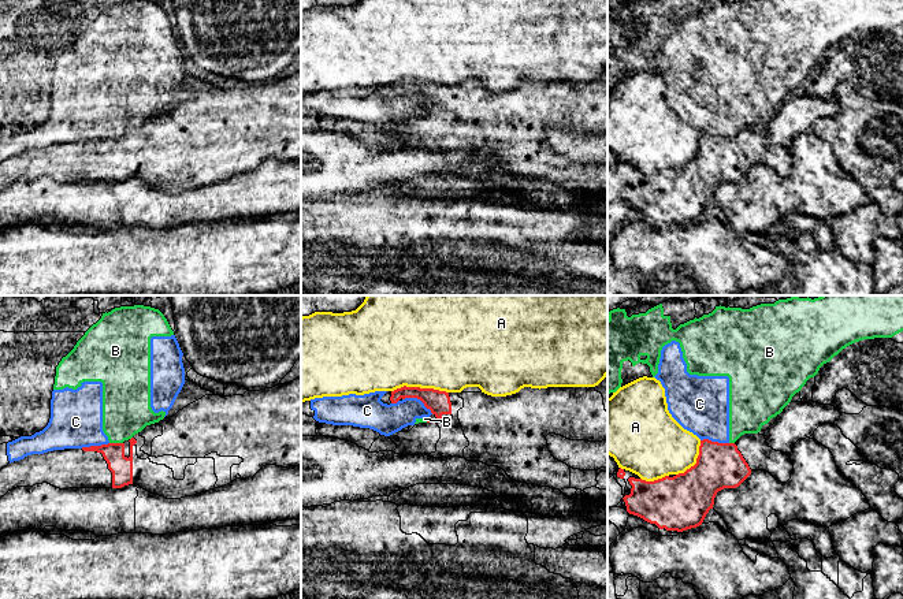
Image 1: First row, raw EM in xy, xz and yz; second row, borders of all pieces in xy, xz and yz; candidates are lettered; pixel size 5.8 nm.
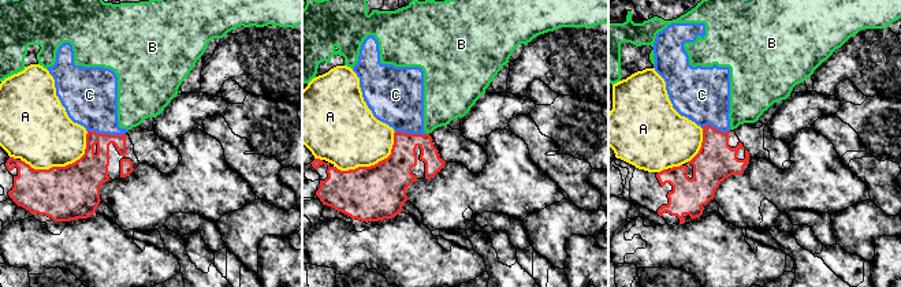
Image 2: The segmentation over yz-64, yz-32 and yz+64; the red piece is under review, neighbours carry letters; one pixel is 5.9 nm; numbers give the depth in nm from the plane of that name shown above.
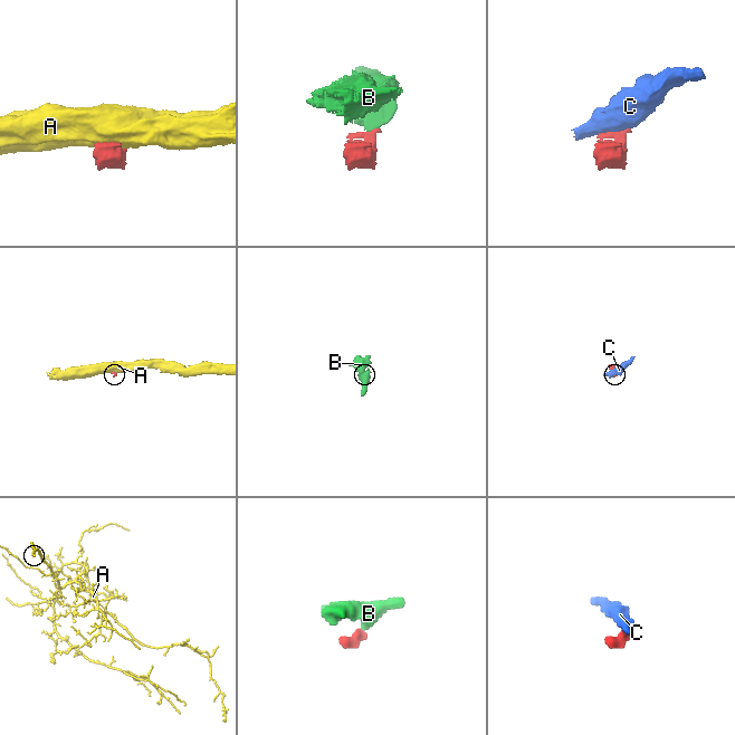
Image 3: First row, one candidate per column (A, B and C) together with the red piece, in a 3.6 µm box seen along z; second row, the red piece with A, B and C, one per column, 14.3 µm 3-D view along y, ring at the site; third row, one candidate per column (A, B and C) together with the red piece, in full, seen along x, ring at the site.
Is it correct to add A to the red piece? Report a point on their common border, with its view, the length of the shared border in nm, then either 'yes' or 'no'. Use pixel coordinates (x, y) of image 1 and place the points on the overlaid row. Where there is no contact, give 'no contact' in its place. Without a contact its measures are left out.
contact xz (419, 387); length 340 nm; no

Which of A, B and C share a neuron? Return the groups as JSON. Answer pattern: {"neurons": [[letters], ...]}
{"neurons": [["A"], ["B", "C"]]}

